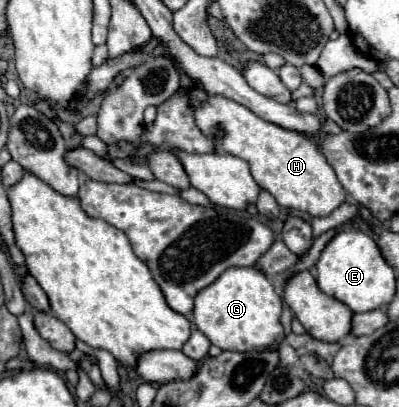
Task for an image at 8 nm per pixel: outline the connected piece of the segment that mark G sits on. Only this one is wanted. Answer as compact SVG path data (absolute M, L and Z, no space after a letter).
M229 268L195 296L193 324L221 350L251 352L277 348L285 338L281 326L283 300L257 268Z

